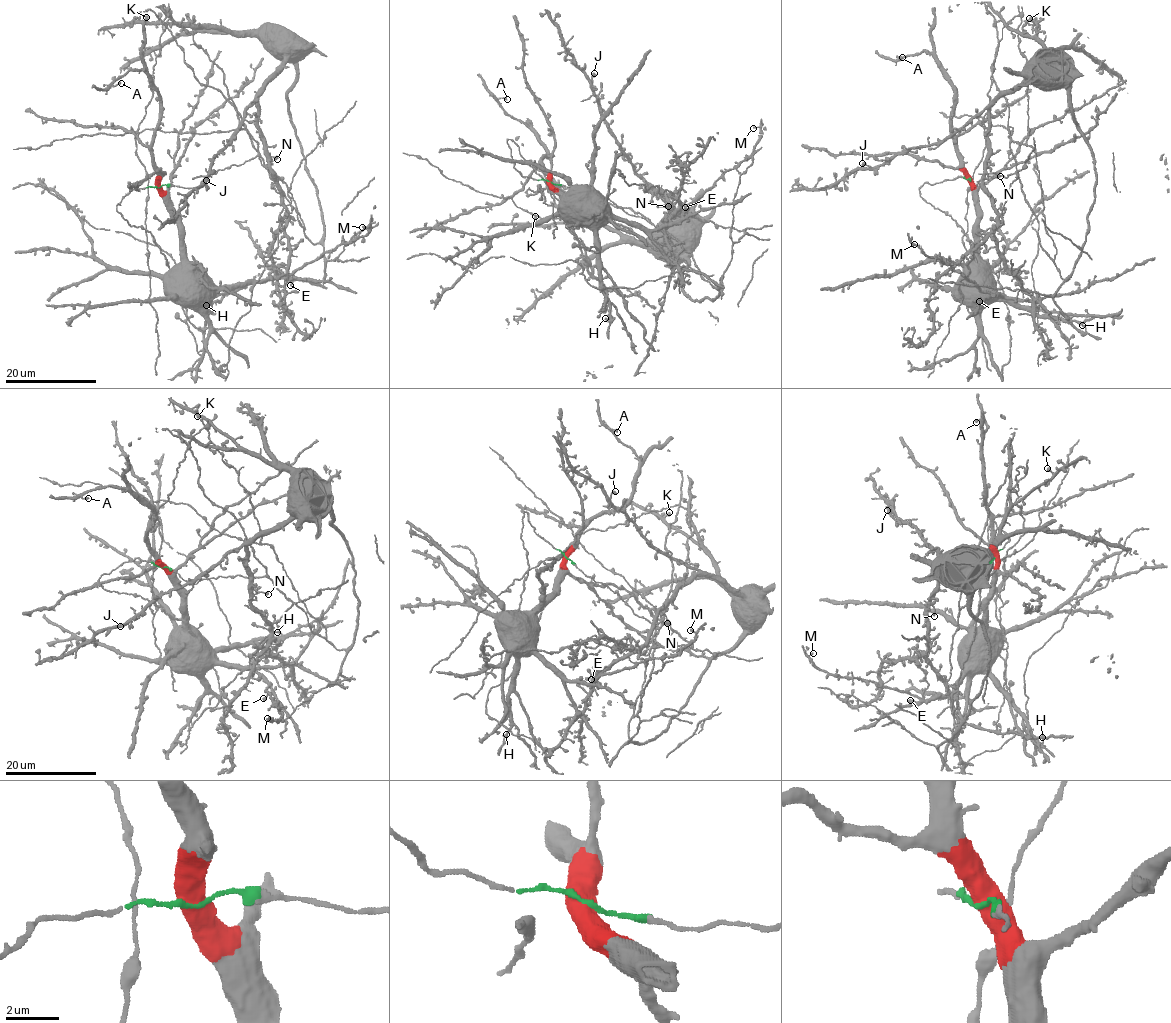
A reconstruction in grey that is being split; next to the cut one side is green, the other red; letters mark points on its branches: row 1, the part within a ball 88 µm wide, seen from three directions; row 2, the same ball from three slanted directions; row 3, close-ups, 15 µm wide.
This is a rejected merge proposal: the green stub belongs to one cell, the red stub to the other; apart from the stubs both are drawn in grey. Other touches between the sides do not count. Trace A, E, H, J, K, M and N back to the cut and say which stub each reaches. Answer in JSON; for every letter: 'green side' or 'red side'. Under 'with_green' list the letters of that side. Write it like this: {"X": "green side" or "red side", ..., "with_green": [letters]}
{"A": "red side", "E": "red side", "H": "red side", "J": "green side", "K": "green side", "M": "red side", "N": "green side", "with_green": ["J", "K", "N"]}

